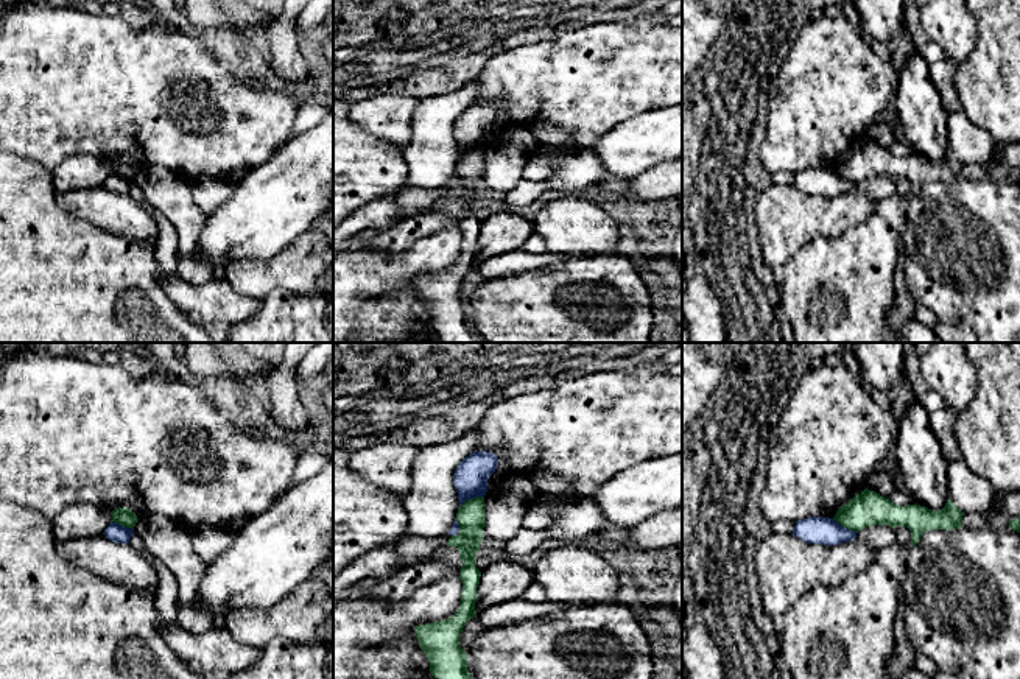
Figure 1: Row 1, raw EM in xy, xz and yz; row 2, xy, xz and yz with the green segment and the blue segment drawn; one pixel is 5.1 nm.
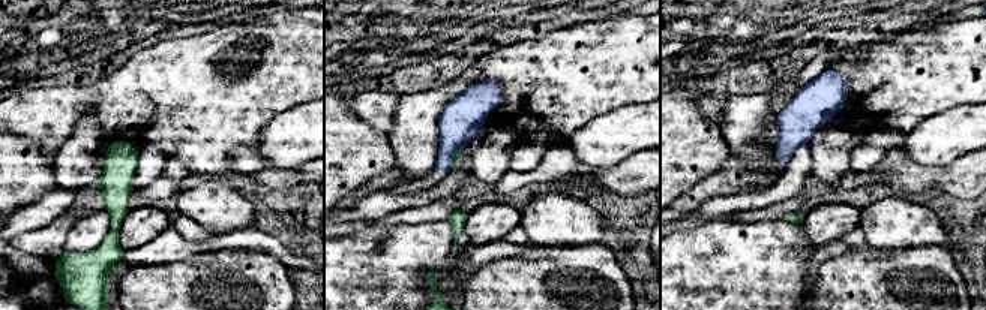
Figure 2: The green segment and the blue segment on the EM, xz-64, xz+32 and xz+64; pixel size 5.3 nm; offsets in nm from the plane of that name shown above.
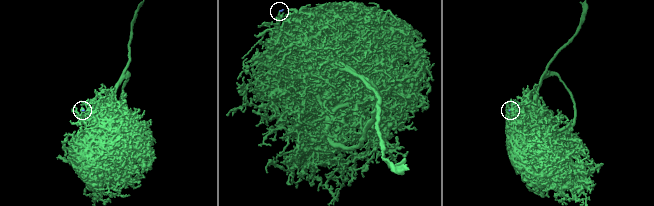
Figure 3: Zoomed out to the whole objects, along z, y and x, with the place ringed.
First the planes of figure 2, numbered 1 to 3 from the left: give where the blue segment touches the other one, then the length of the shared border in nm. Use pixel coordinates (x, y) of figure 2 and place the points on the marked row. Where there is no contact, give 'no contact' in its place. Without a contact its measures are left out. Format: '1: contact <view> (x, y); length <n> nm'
1: no contact
2: contact xz+32 (453, 154); length 130 nm
3: no contact

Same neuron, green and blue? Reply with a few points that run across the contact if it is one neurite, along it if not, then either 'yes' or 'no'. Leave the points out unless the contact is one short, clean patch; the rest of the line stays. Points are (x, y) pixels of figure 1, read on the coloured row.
line xz (483, 496), (467, 499), (460, 506); no

